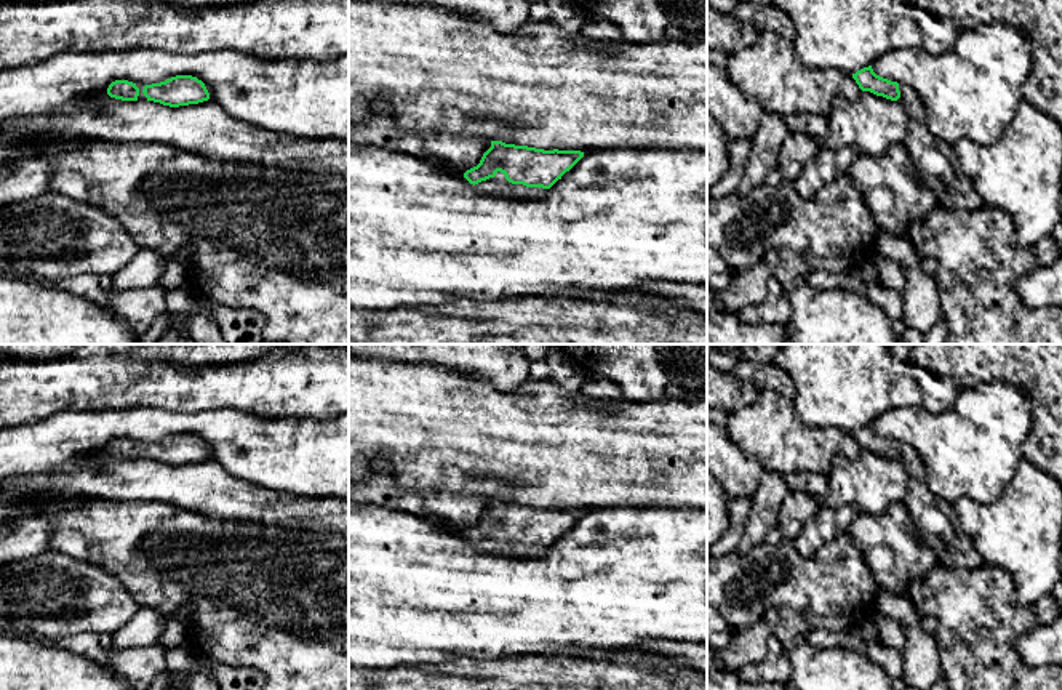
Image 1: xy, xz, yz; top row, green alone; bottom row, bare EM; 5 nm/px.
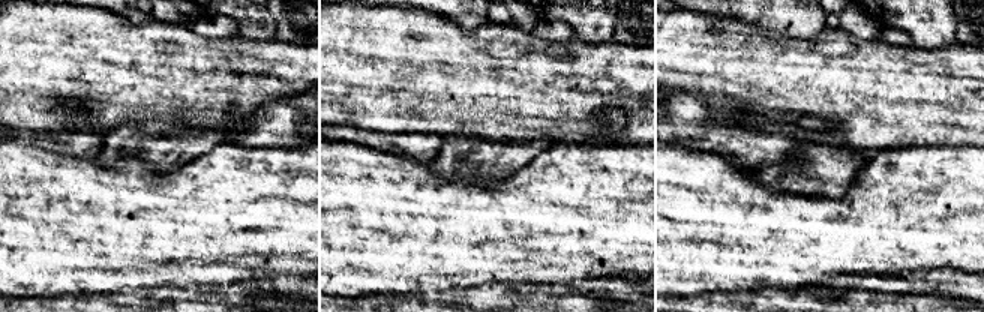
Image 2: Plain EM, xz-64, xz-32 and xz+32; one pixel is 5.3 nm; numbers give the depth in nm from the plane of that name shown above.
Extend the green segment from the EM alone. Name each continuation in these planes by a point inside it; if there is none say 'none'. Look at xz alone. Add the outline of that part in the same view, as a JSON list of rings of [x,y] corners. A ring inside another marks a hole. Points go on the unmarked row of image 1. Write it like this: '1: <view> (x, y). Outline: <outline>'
1: xz (496, 545). Outline: [[[497,530],[494,536],[481,540],[473,544],[478,552],[504,554],[512,557],[542,557],[547,548],[526,546],[523,543],[512,543],[504,532]],[[472,543],[473,544],[473,543]]]

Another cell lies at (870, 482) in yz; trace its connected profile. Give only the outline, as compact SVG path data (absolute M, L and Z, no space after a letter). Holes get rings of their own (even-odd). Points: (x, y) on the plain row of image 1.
M860 450L852 459L838 455L827 474L824 506L849 504L857 511L880 514L907 493L907 474L897 459Z

